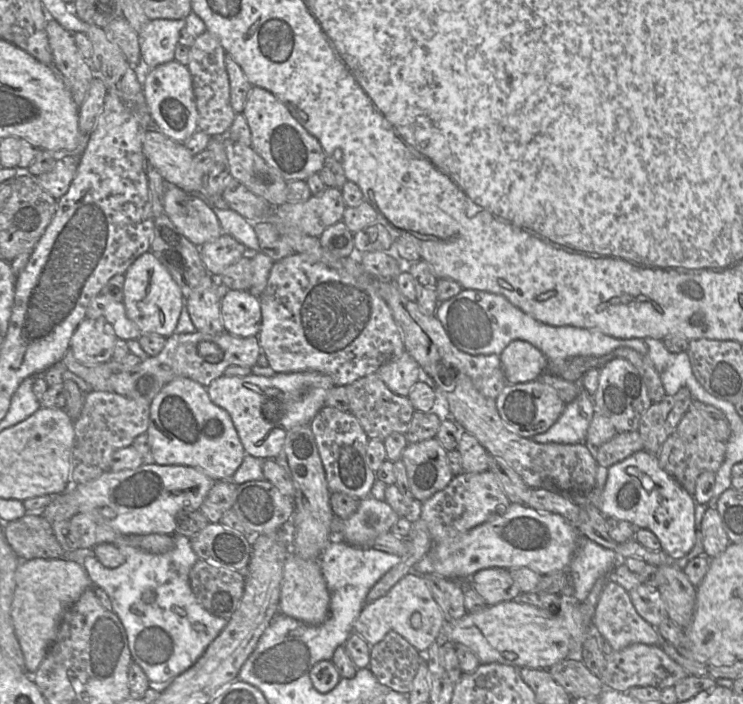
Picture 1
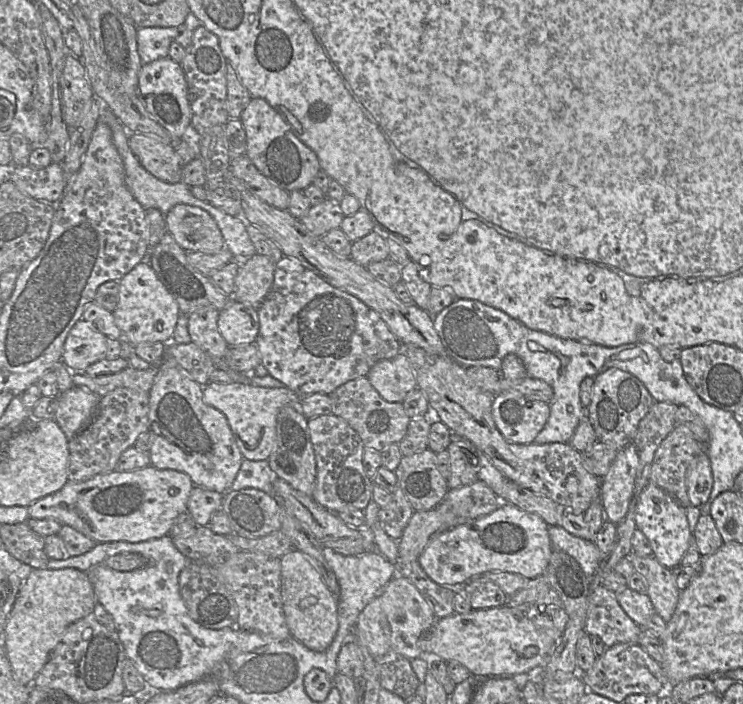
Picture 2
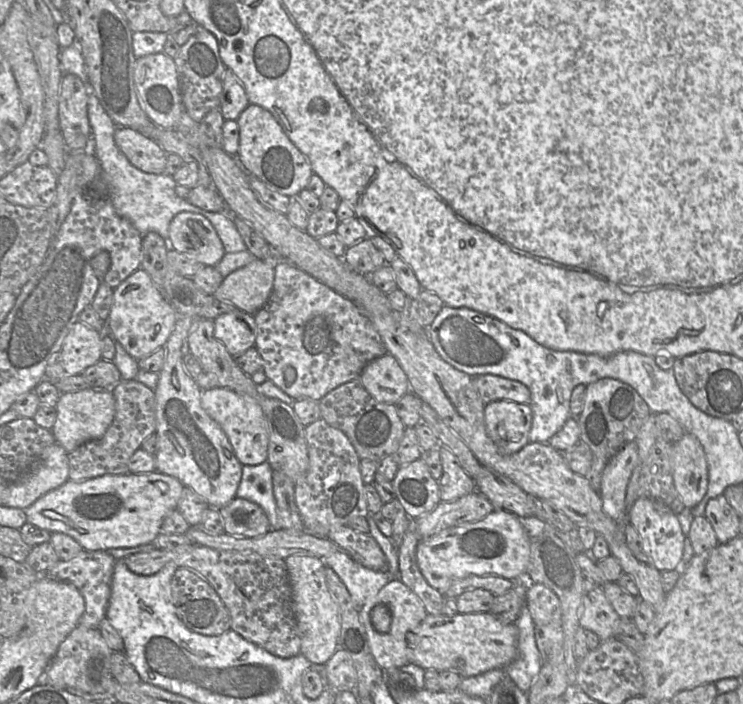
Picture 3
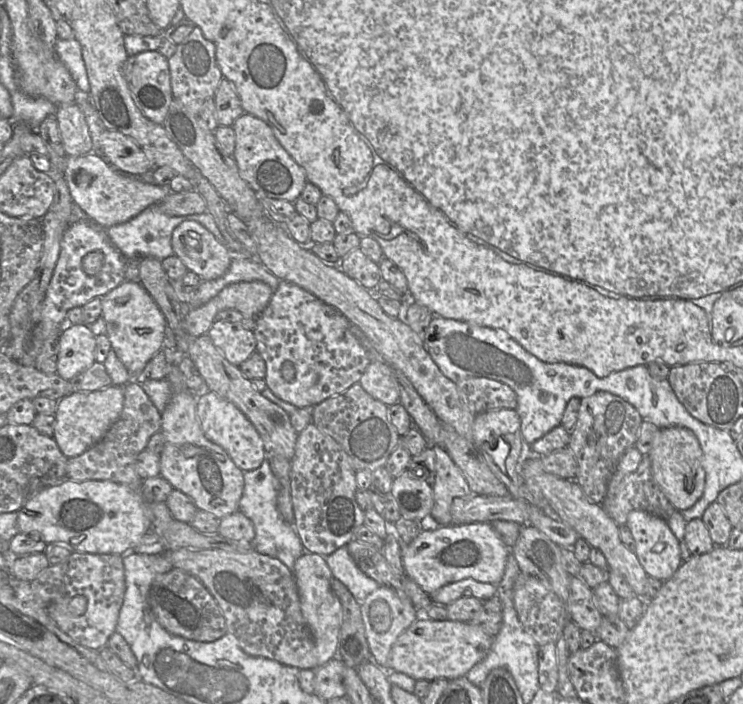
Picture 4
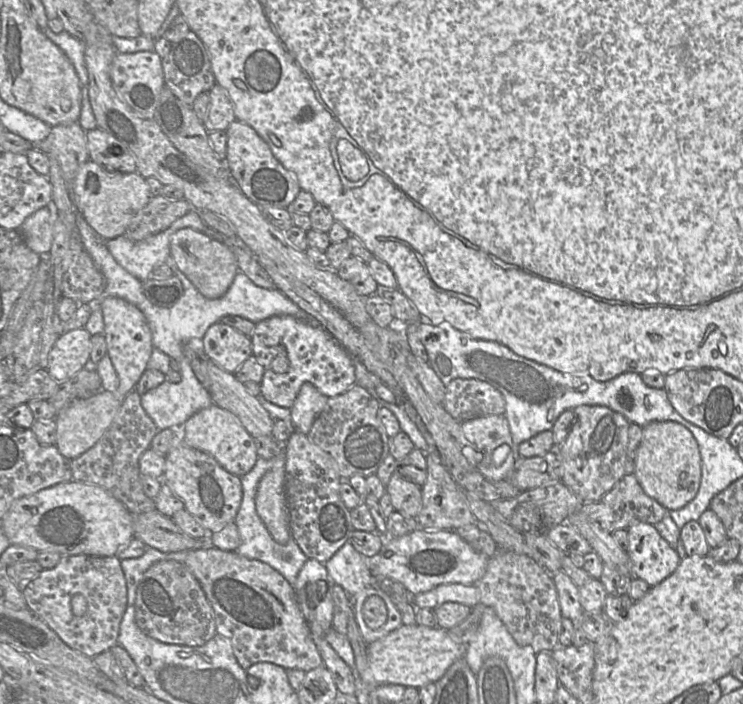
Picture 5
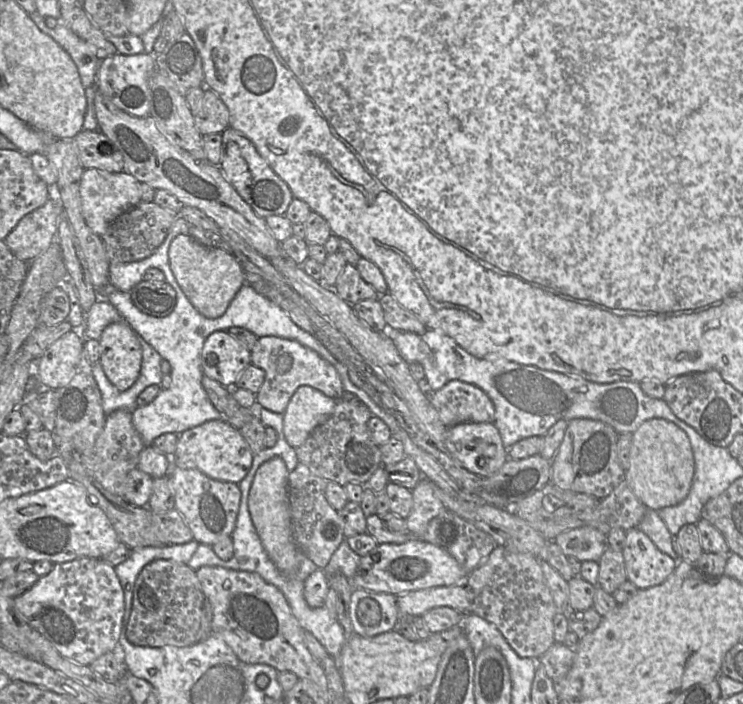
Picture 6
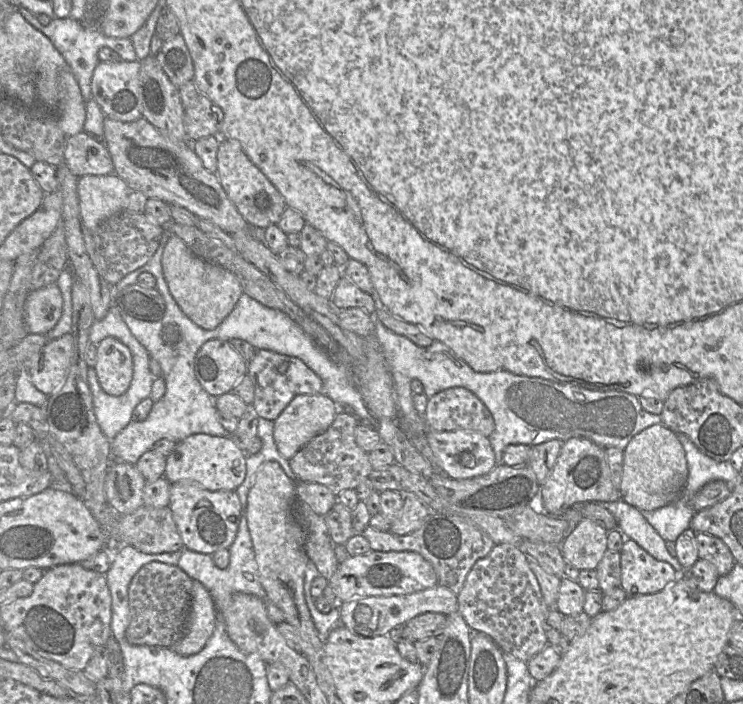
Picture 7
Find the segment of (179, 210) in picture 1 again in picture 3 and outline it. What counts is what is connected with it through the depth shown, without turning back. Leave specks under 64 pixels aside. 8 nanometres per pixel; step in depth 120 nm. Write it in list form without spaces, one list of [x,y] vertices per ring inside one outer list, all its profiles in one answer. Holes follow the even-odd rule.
[[[182,211],[169,225],[169,247],[187,254],[204,266],[216,266],[225,255],[212,223],[202,214]]]

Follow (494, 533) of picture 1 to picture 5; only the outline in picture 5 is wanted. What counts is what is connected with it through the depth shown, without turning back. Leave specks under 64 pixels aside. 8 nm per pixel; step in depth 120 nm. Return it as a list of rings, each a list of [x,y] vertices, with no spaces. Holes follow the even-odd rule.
[[[453,530],[415,531],[397,538],[384,538],[385,544],[365,564],[375,580],[390,579],[401,583],[411,596],[444,584],[476,584],[486,572],[490,558],[474,551]]]

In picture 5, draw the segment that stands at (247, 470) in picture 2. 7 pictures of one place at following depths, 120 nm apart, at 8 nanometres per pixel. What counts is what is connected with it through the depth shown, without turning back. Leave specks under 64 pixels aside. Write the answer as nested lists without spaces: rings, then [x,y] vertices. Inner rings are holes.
[[[285,450],[281,451],[277,456],[271,459],[258,457],[253,468],[248,473],[241,476],[242,500],[234,519],[240,535],[240,545],[235,551],[246,558],[257,559],[267,563],[275,570],[277,570],[294,587],[297,575],[303,567],[304,563],[307,561],[308,557],[303,553],[303,551],[292,537],[285,544],[277,543],[272,538],[265,524],[257,514],[255,505],[255,496],[257,493],[259,481],[262,476],[267,471],[271,470],[272,467],[283,467],[283,469],[285,469],[285,463]]]

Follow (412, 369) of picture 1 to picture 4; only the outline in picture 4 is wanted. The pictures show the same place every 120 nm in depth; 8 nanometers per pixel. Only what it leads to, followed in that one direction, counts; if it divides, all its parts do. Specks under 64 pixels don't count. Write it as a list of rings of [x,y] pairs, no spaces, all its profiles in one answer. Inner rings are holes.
[[[384,361],[370,362],[359,384],[368,395],[388,407],[400,401],[400,390],[394,369]]]

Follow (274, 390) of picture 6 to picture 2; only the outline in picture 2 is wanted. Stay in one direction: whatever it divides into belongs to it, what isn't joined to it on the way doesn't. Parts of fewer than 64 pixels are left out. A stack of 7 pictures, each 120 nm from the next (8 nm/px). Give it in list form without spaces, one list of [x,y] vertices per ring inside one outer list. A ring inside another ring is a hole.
[[[283,256],[275,263],[271,289],[257,307],[259,331],[255,344],[268,374],[299,396],[331,394],[339,386],[364,377],[371,367],[401,352],[401,343],[384,320],[357,297],[330,285],[295,258]]]

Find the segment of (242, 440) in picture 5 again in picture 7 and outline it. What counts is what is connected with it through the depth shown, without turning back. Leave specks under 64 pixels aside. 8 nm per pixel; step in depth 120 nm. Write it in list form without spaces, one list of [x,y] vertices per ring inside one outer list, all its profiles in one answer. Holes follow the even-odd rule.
[[[192,434],[178,441],[171,454],[166,457],[164,477],[171,484],[188,481],[210,491],[234,491],[245,479],[247,456],[246,451],[235,443],[231,435]]]

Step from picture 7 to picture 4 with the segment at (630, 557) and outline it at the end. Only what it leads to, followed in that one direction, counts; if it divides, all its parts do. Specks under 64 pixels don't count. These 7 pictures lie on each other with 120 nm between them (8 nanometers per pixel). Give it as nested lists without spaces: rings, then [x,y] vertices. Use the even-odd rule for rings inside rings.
[[[641,510],[628,514],[626,525],[635,540],[638,560],[648,576],[662,581],[668,580],[682,564],[680,542],[669,528],[667,521]]]

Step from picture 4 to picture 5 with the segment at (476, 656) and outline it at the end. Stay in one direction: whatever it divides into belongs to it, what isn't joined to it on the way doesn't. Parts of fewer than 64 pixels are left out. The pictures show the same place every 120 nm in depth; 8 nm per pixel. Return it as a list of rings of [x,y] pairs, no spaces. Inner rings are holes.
[[[401,625],[386,636],[367,644],[367,657],[376,687],[399,684],[421,688],[441,679],[457,659],[465,656],[466,646],[454,641],[447,630],[438,626]]]

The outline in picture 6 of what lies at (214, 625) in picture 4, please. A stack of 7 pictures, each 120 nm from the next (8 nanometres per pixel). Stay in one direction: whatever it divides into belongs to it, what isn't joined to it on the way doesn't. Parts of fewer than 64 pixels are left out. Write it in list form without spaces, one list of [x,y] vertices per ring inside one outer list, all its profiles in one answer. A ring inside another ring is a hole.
[[[152,561],[143,567],[134,584],[127,639],[138,646],[192,646],[199,642],[204,602],[205,596],[195,570],[174,561]]]

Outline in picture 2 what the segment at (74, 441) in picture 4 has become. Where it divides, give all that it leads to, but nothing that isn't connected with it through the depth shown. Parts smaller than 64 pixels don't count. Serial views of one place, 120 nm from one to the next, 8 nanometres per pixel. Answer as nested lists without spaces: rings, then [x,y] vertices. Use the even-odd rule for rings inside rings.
[[[73,386],[59,394],[55,421],[70,440],[93,419],[100,397],[90,390]]]

